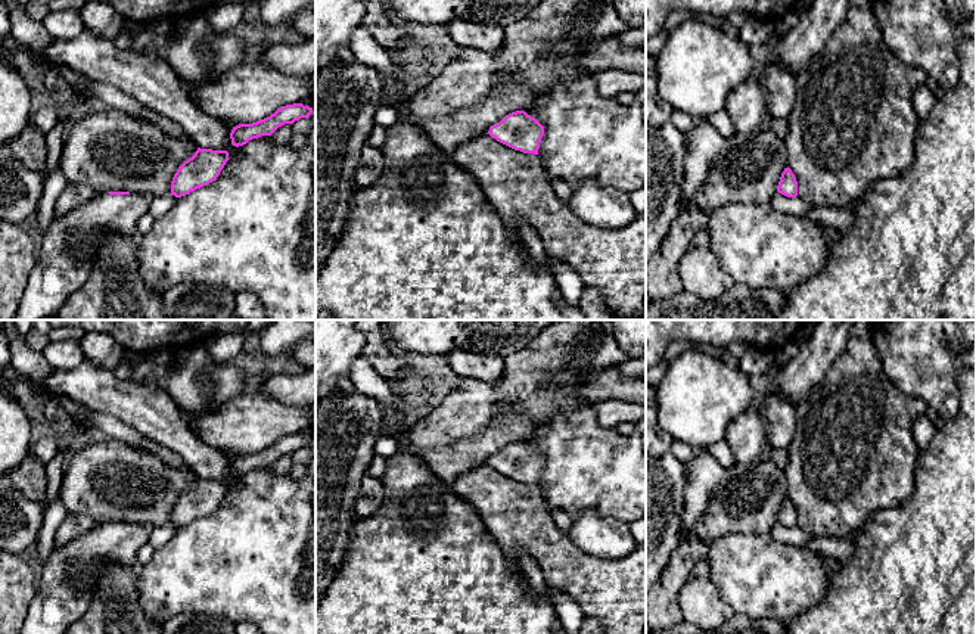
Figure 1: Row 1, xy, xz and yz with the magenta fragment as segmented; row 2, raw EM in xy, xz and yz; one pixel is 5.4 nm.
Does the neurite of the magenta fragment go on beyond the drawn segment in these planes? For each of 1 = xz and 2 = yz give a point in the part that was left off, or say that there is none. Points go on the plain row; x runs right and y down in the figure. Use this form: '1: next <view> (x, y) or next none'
1: next none
2: next none

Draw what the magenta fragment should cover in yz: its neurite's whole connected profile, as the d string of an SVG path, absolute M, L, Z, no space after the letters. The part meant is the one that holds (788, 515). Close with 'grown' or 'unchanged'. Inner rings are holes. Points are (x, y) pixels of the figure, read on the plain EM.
M787 497L781 503L777 522L787 526L787 528L796 528L798 526L798 512L792 500Z; unchanged

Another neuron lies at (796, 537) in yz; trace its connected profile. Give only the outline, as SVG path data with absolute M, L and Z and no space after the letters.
M777 523L770 534L773 540L796 547L804 547L812 540L812 537L808 532L799 529L798 526L787 528L781 523Z

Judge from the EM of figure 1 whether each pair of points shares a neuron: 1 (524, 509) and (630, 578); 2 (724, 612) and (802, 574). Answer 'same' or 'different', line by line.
1: same
2: different

